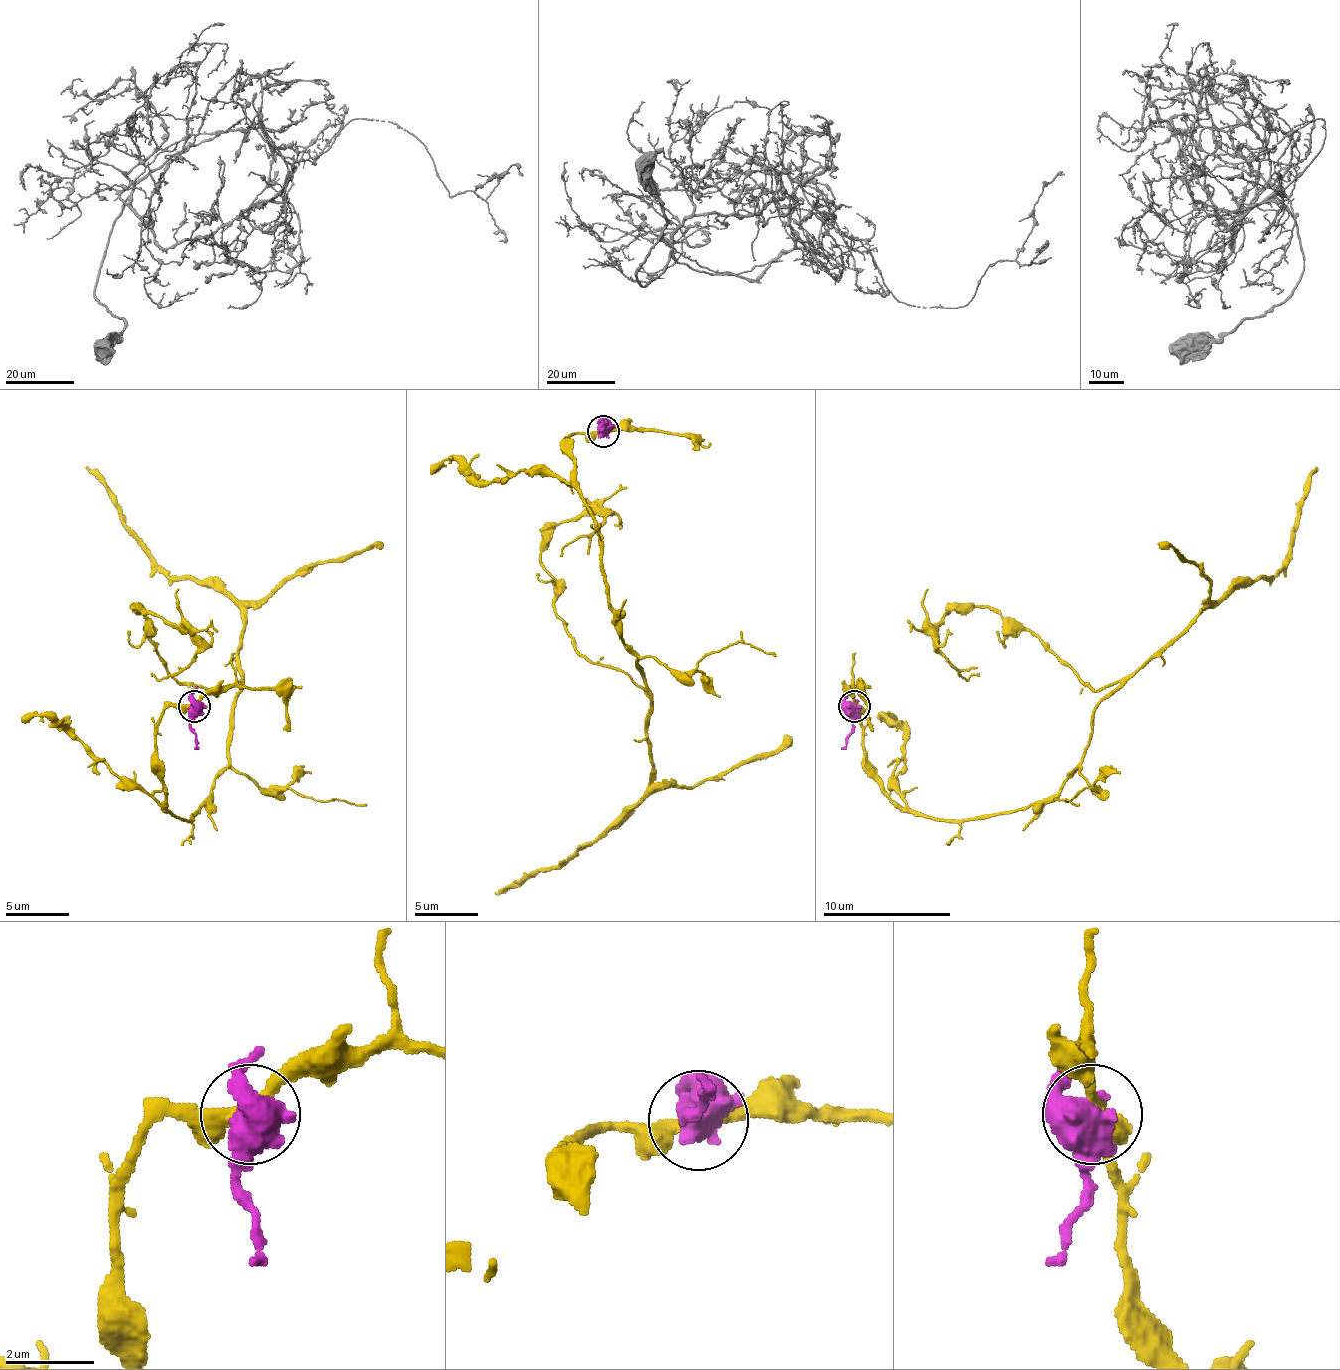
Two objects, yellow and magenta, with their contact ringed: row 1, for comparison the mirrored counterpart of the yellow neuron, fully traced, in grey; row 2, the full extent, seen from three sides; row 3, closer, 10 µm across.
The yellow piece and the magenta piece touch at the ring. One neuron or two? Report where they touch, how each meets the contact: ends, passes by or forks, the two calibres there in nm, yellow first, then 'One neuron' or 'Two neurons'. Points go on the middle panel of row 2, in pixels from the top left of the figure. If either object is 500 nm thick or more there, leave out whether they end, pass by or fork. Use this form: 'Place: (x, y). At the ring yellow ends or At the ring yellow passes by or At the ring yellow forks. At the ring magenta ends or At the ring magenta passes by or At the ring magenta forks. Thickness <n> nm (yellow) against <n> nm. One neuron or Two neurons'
Place: (603, 431). Thickness 280 nm (yellow) against 600 nm. Two neurons

